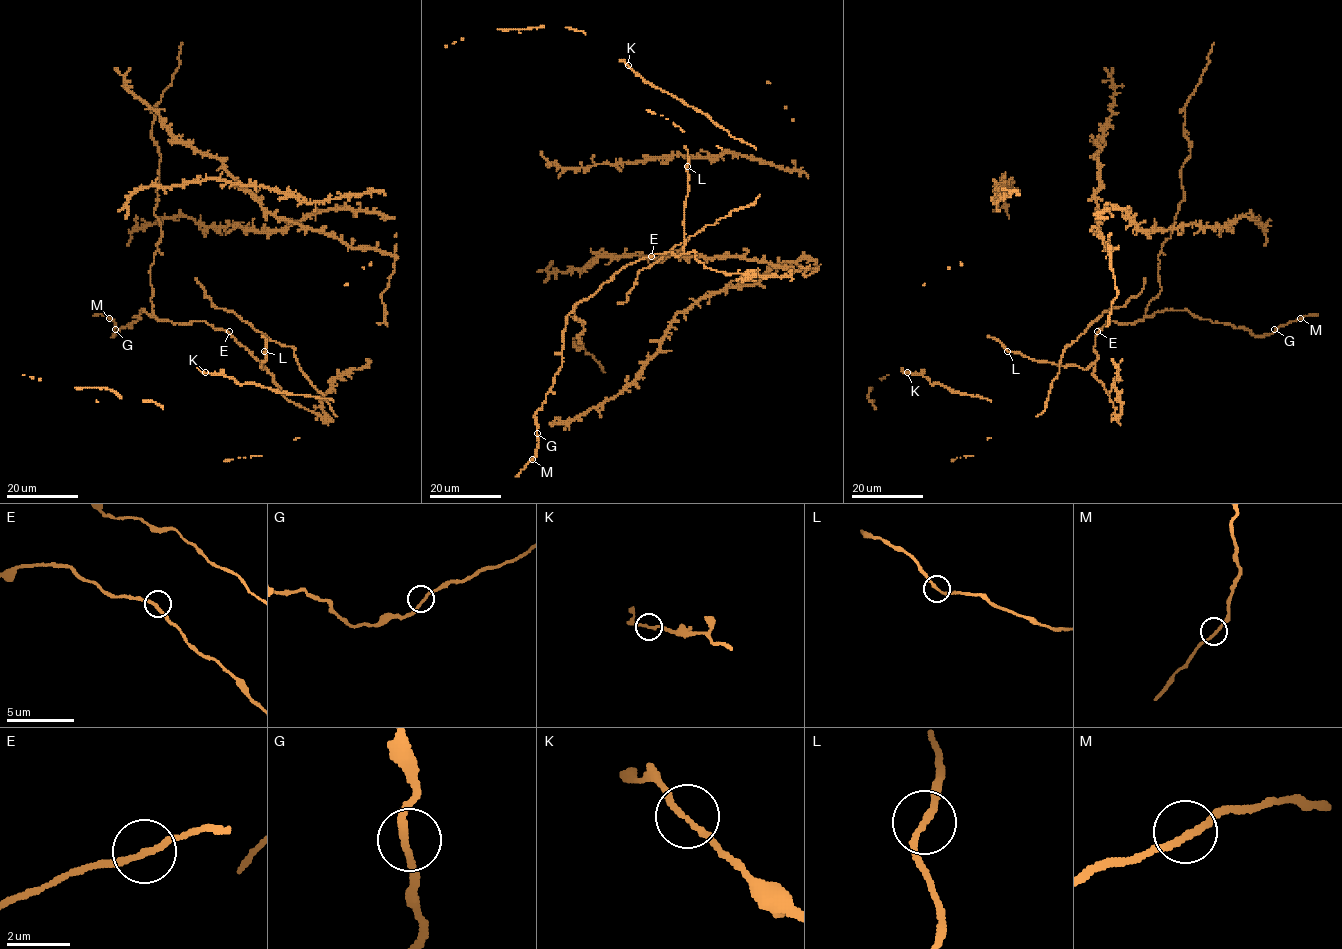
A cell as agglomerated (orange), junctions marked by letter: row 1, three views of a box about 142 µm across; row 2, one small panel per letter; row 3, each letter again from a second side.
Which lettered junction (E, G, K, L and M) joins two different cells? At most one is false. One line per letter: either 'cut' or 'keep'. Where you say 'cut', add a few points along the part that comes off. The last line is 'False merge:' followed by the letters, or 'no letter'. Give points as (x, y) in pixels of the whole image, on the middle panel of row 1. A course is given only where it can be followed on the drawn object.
E: keep
G: keep
K: keep
L: keep
M: keep
False merge: no letter

